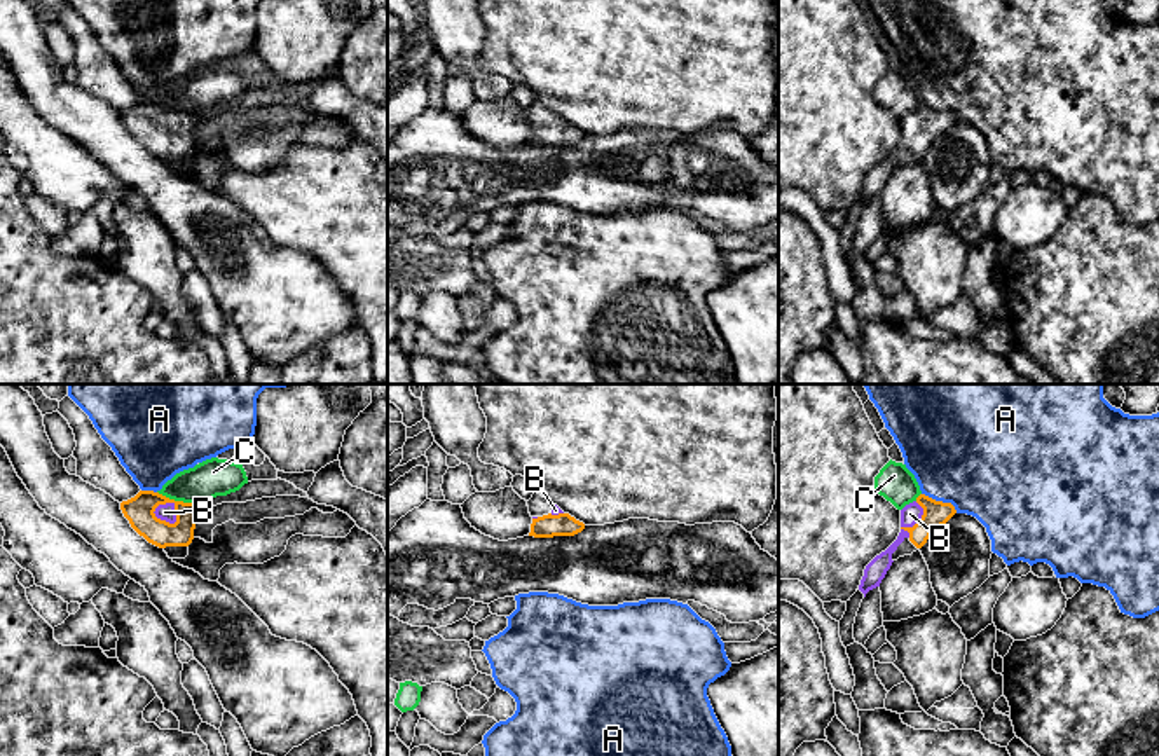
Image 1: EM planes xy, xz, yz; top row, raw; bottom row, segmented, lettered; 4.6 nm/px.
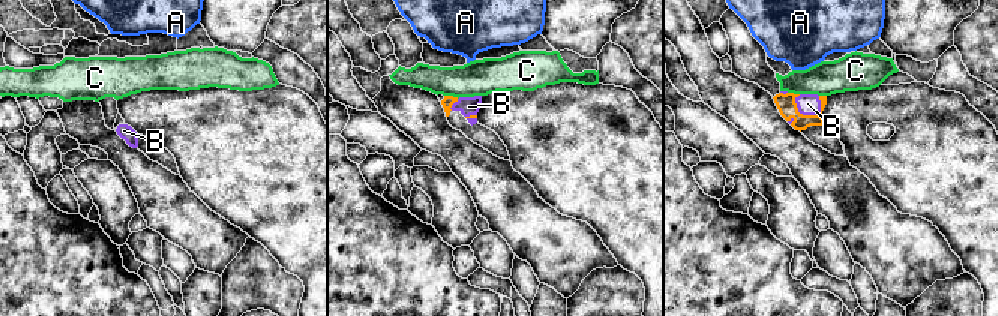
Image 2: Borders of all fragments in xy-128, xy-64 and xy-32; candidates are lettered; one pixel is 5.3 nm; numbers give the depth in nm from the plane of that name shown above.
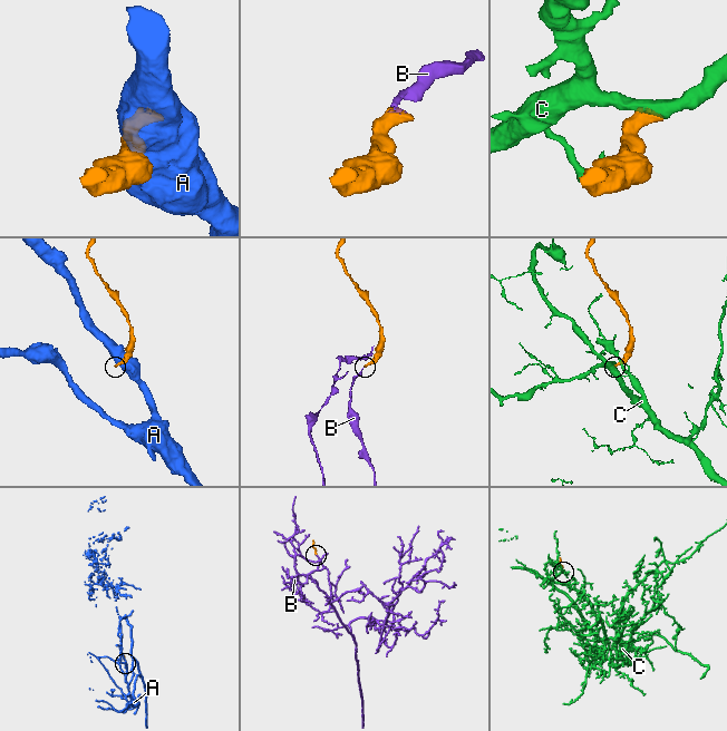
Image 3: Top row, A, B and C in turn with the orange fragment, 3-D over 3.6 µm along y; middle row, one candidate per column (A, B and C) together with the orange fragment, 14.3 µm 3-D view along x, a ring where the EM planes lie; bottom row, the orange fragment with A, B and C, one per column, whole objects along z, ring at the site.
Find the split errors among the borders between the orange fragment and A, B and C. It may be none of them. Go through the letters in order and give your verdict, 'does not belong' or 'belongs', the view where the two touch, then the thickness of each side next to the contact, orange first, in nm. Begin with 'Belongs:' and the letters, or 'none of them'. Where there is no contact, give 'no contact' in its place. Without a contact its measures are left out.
Belongs: B
A: does not belong; contact in yz; calibres 120 and 480 nm
B: belongs; contact in xy; calibres 140 and 80 nm
C: does not belong; contact in xy; calibres 140 and 180 nm

